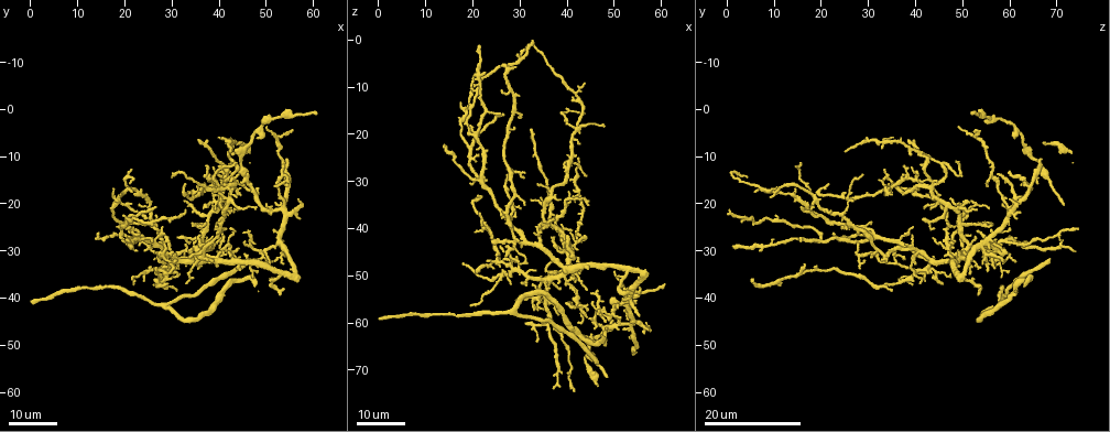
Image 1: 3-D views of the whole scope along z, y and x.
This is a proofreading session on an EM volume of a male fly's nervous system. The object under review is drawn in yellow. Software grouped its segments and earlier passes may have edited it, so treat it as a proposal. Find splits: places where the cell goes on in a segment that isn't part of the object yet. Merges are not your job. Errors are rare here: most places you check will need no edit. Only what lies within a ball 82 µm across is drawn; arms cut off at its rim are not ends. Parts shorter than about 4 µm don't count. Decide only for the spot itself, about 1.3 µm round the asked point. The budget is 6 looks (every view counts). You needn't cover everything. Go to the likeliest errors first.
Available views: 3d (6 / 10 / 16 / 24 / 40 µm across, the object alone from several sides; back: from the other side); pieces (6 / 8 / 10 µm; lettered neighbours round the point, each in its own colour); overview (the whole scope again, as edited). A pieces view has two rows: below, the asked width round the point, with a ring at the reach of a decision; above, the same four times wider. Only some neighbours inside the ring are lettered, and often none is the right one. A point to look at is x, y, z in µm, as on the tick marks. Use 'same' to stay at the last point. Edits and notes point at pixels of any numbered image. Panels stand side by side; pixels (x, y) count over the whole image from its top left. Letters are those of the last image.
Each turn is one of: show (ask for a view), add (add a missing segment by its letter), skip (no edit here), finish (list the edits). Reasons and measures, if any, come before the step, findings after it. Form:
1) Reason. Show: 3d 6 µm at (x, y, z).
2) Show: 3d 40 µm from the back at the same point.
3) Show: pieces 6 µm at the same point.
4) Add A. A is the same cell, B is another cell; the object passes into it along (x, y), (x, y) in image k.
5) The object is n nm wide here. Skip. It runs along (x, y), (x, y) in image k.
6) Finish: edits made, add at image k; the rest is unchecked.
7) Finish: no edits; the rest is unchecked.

An open end. Show: 3d 16 µm at (14.5, 26.5, 22.5).

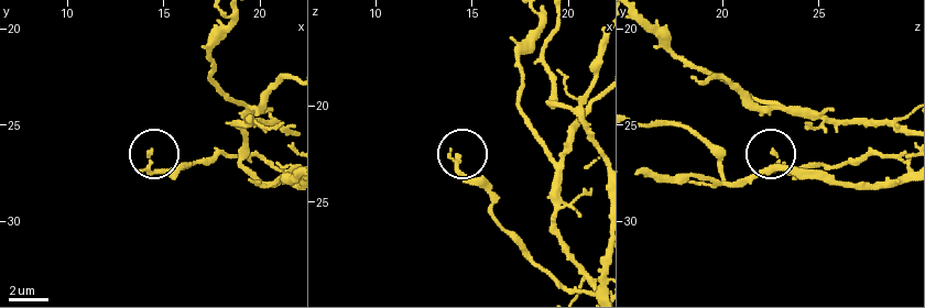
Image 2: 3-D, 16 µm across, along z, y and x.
Show: pieces 6 µm at (14.4, 26.4, 22.7).

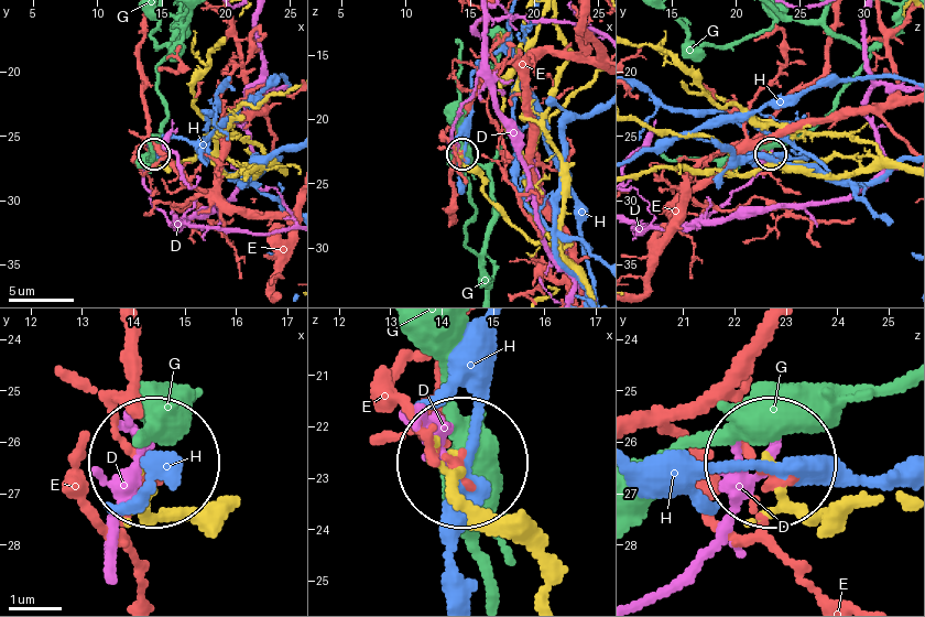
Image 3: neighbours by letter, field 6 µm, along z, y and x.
Skip. D, E, G and H are other cells; it runs along (551, 592), (471, 499), (459, 464) in image 3; no lettered segment goes on from it.

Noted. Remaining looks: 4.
An open end. Show: 3d 16 µm at (27.0, 20.5, 16.0).

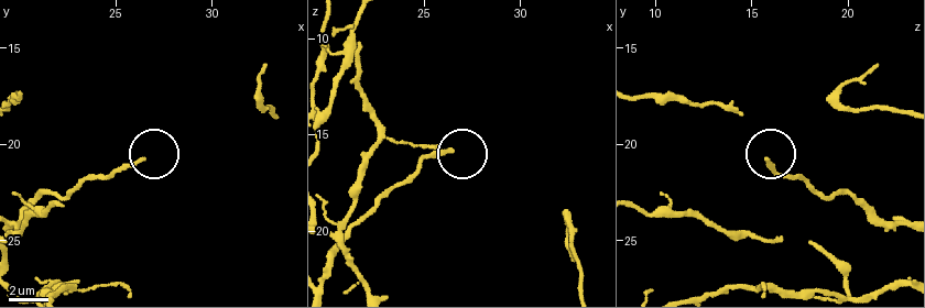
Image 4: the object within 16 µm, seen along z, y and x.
Show: pieces 8 µm at (26.5, 20.7, 15.8).

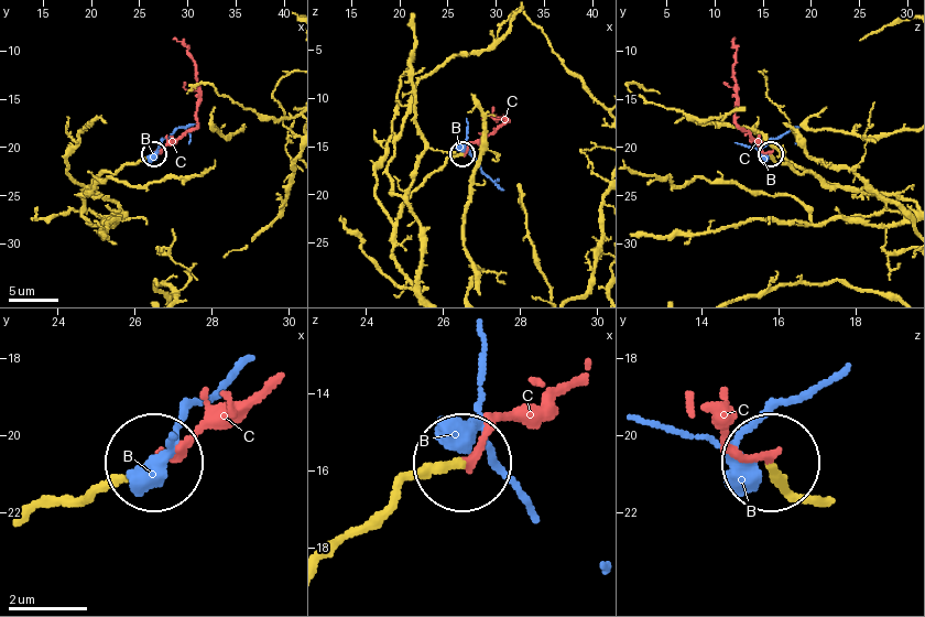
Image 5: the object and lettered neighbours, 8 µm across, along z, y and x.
The object is 180 nm wide here. Add C. C is the same cell, B is another cell; the object passes into it along (43, 504), (79, 500), (257, 404) in image 5; it goes on there.

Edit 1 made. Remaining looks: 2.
An open end. Show: 3d 16 µm at (46.0, 14.0, 58.0).

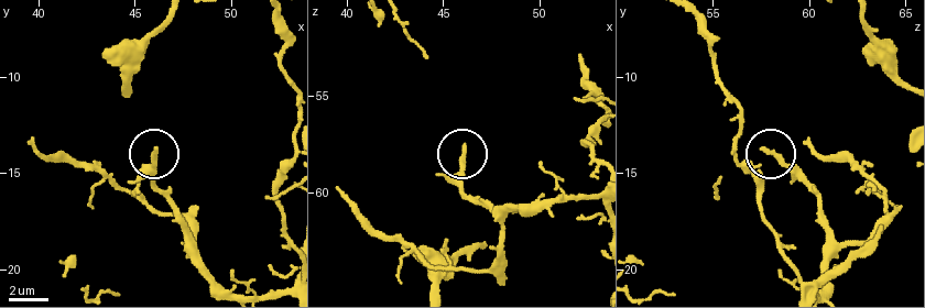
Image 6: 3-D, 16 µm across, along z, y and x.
Show: pieces 10 µm at (46.2, 13.9, 57.6).

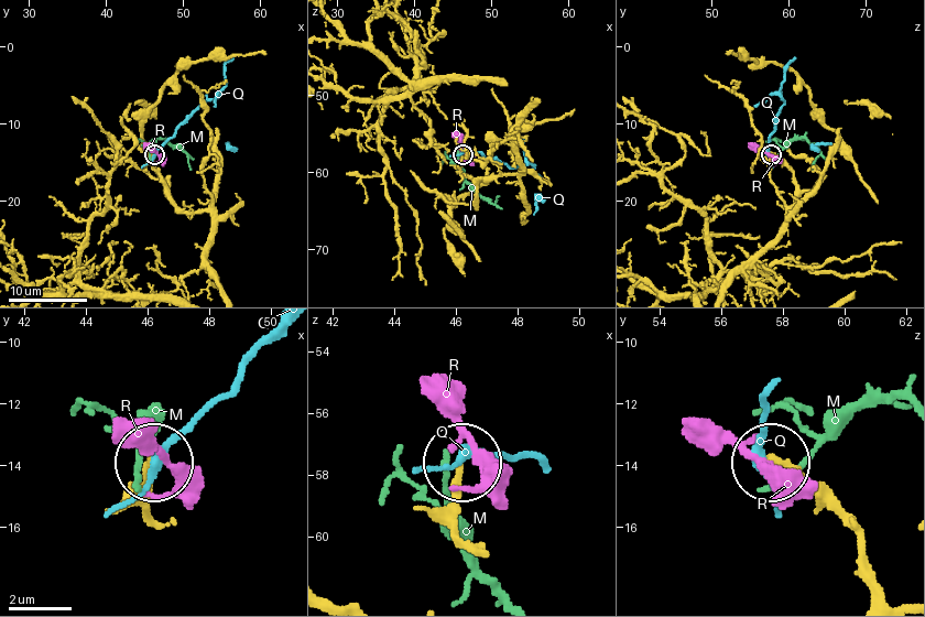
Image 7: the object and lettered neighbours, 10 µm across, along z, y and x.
The object is 220 nm wide here. Skip. M, Q and R are other cells; it runs along (869, 594), (853, 531), (776, 463) in image 7; none of them fits.

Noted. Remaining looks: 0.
Finish: edits made, add at image 5; the rest is unchecked.

